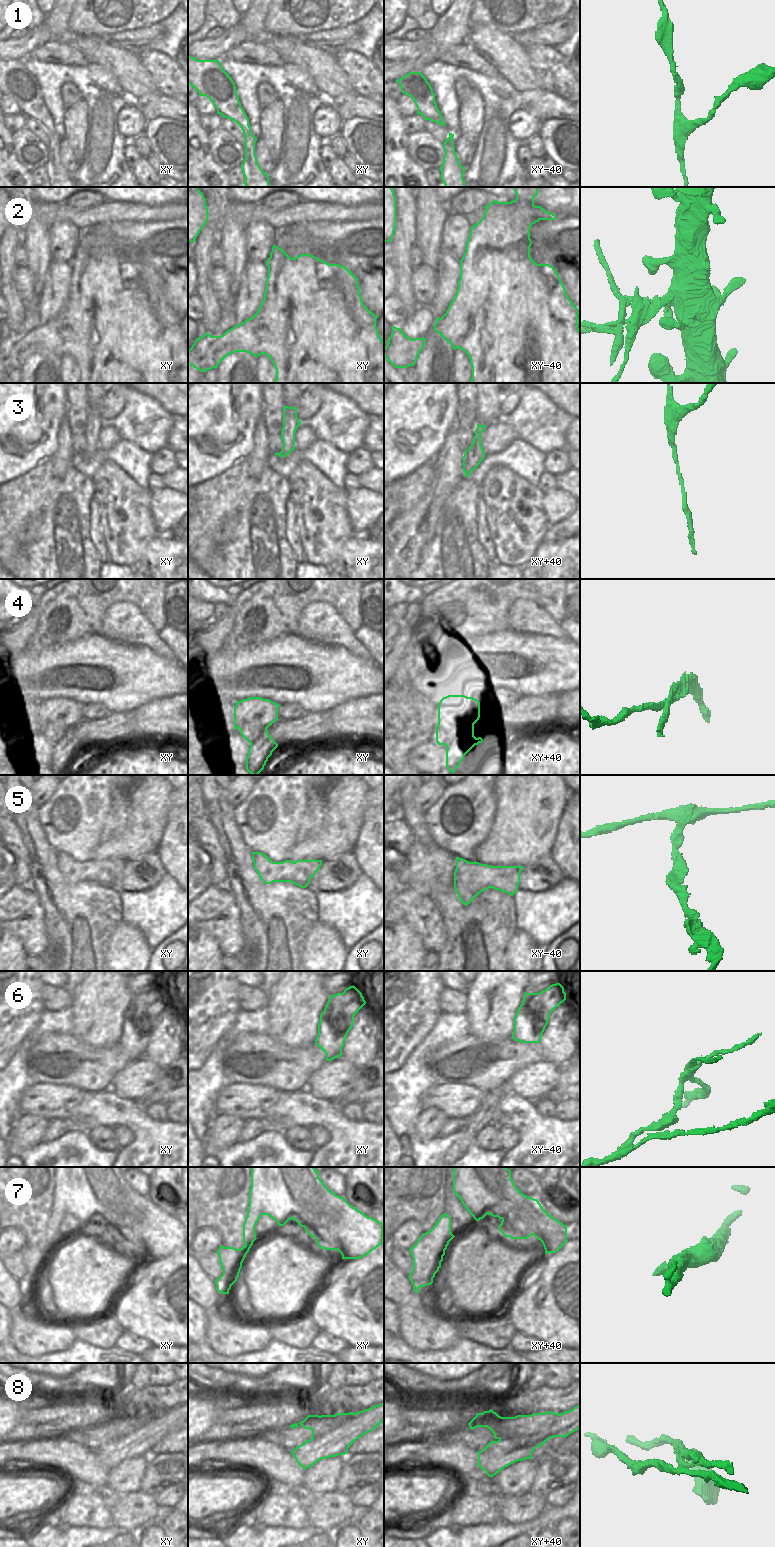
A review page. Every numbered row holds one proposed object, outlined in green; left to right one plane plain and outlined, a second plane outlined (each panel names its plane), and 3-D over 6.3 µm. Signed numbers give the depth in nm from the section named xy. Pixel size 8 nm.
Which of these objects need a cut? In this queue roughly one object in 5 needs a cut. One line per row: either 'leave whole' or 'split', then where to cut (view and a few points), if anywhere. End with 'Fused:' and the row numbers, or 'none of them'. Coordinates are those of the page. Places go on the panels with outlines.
1: leave whole | no cut
2: split | xy (224, 333), (227, 337), (237, 341), (236, 351)
3: leave whole | no cut
4: split | xy (236, 704), (261, 716), (263, 731), (252, 743)
5: leave whole | no cut
6: split | xy-40 (525, 993), (525, 1005), (533, 1020), (529, 1032), (541, 1035)
7: leave whole | no cut
8: split | xy+40 (559, 1414), (548, 1428), (536, 1434), (499, 1440)
Fused: 2, 4, 6, 8

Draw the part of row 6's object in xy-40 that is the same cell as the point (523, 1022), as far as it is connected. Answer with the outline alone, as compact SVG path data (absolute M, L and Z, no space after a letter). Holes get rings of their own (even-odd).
M526 992L522 1004L516 1012L514 1018L514 1030L512 1038L521 1043L540 1043L542 1035L531 1035L529 1032L534 1030L534 1020L532 1014L526 1006Z

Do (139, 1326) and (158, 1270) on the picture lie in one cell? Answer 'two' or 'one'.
one

